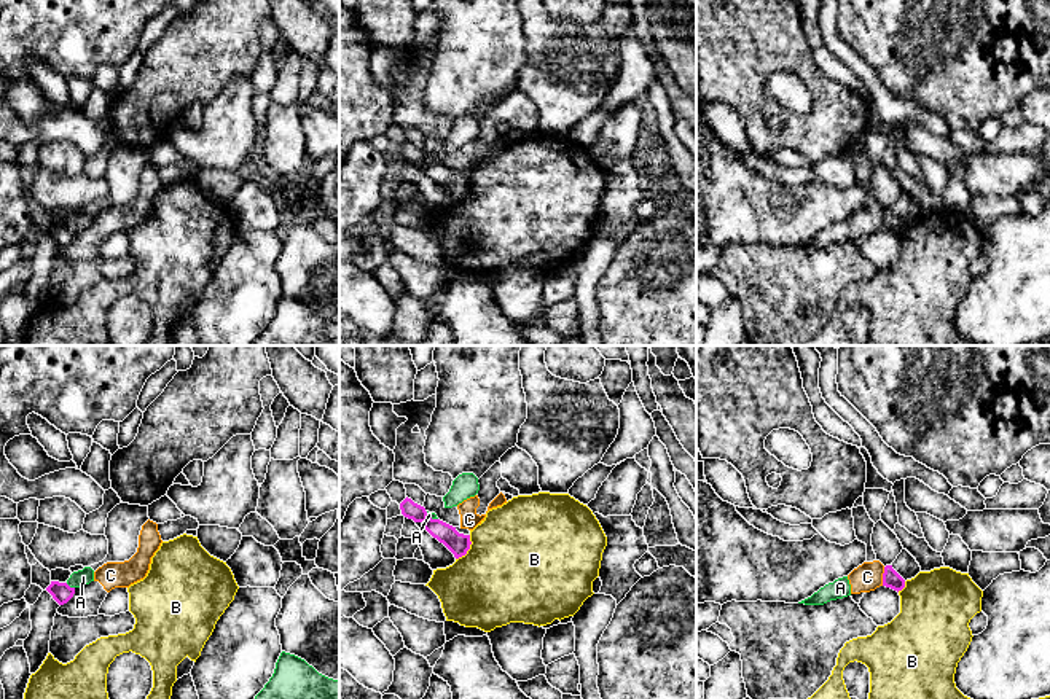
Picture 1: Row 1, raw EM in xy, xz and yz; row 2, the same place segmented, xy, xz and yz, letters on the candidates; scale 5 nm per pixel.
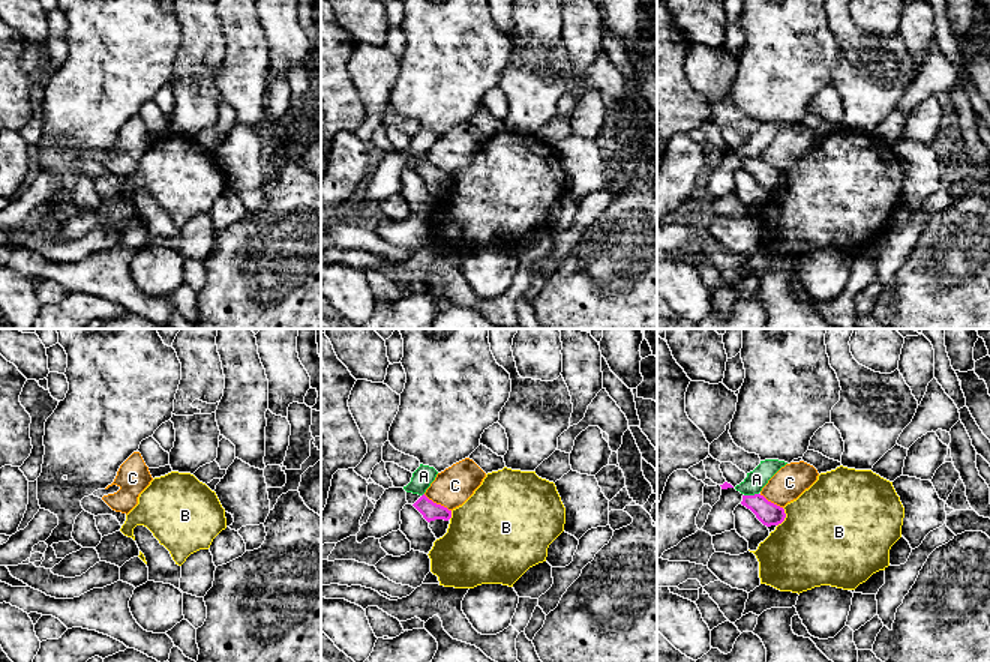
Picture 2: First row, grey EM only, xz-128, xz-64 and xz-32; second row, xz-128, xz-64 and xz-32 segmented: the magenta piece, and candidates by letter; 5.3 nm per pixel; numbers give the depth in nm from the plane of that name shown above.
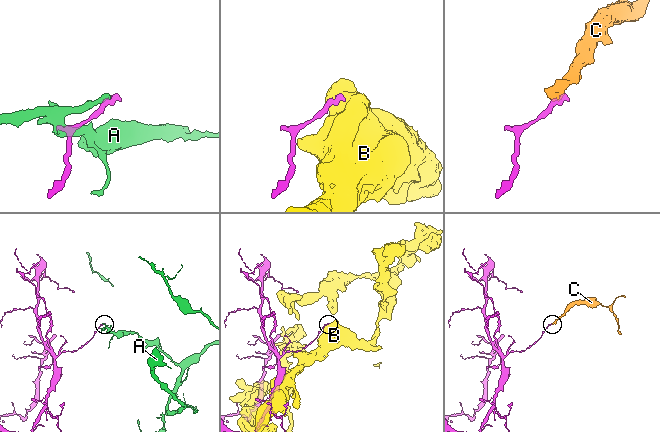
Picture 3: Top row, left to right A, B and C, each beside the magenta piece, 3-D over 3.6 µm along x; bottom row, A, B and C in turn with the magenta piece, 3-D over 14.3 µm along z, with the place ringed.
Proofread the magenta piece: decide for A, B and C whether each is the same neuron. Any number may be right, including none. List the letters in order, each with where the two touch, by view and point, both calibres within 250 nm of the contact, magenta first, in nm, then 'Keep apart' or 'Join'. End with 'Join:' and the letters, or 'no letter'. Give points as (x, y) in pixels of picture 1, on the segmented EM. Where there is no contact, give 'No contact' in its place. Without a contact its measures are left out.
A: Touches magenta at xy (69, 586). Thickness 100 nm (magenta) against 80 nm. Keep apart
B: Touches magenta at xz (469, 548). Thickness 110 nm (magenta) against 500 nm. Keep apart
C: Touches magenta at yz (883, 577). Thickness 90 nm (magenta) against 140 nm. Keep apart
Join: no letter

